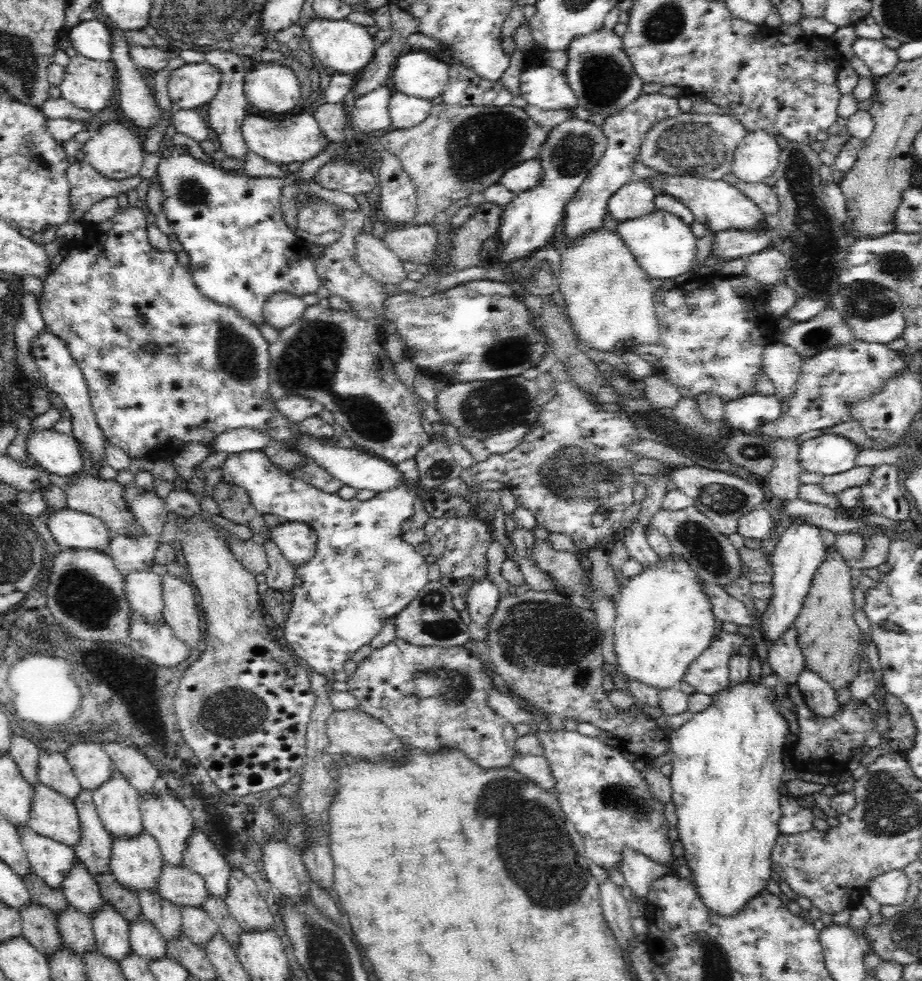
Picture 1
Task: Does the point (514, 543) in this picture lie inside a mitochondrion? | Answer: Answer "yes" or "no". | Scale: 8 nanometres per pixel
no

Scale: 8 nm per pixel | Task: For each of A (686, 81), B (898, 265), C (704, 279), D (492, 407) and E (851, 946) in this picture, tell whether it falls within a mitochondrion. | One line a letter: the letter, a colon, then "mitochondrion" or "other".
A: other
B: mitochondrion
C: other
D: mitochondrion
E: other

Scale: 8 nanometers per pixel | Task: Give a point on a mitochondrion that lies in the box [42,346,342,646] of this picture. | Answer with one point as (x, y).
(92, 601)

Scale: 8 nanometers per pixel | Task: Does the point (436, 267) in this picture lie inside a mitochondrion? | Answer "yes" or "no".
no

